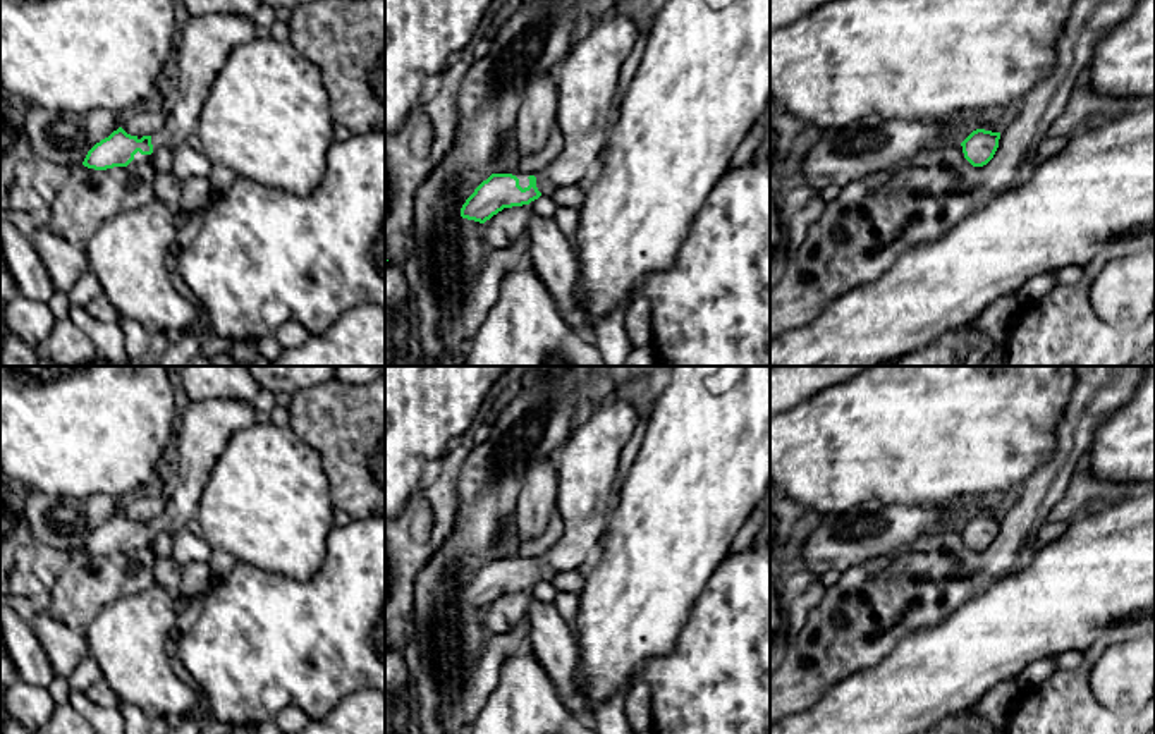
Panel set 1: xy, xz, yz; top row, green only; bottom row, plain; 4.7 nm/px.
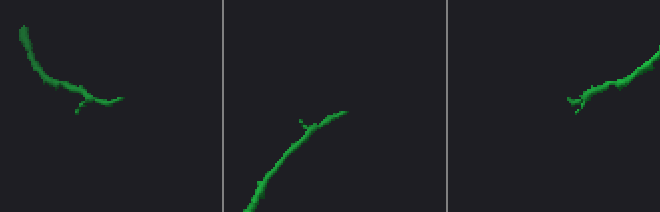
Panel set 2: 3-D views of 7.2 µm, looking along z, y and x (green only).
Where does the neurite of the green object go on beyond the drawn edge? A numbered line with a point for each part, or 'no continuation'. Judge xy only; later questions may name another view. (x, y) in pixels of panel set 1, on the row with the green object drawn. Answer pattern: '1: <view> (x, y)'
1: xy (203, 45)

